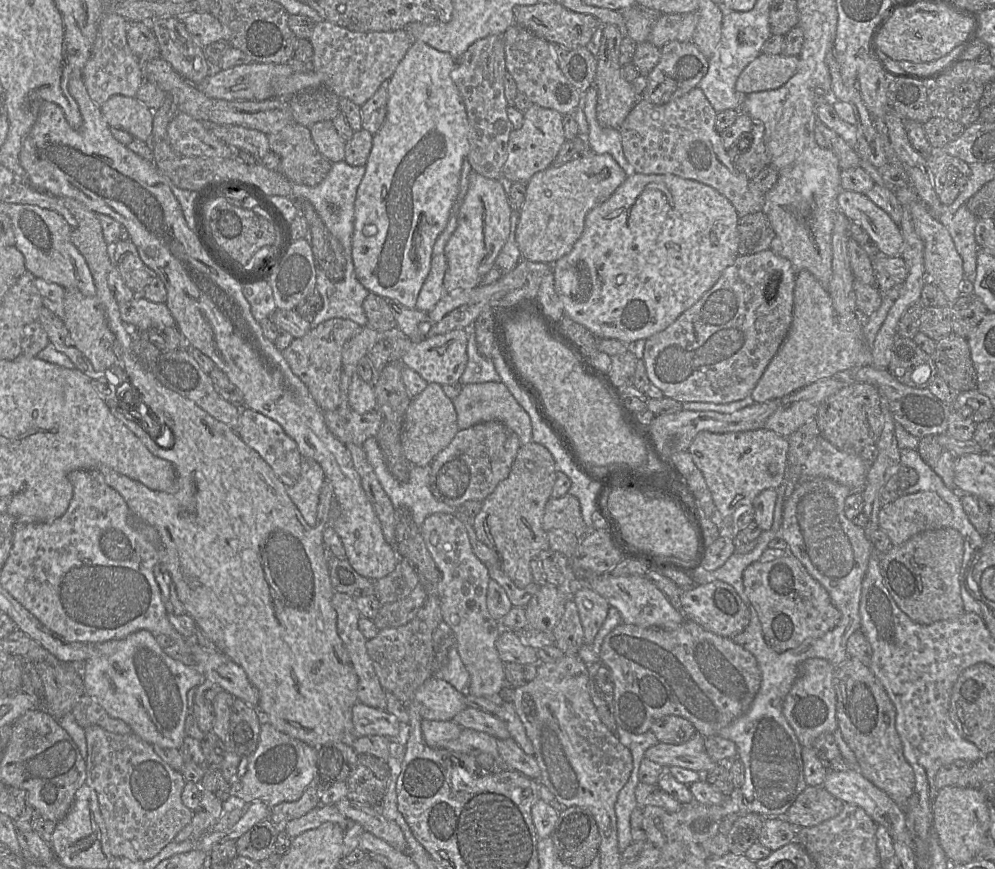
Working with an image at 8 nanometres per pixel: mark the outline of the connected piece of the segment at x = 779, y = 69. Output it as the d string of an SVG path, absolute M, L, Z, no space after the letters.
M761 53L741 72L735 88L744 95L777 89L796 73L798 65L799 56Z

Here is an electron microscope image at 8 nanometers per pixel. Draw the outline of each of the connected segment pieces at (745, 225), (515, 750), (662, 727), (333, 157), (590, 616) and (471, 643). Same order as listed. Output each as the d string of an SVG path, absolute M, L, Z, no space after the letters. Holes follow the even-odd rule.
M763 211L739 217L738 255L751 255L770 248L775 232Z
M512 738L498 739L498 753L499 765L539 780L540 768L534 755L526 754Z
M667 715L655 720L650 731L659 742L673 745L683 744L696 734L696 729L690 721L676 715Z
M321 121L310 127L311 137L320 153L332 164L345 160L346 142L331 121Z
M583 586L575 591L572 599L579 612L584 643L591 644L607 617L610 605L605 598L589 586Z
M435 513L428 516L420 527L420 533L441 574L437 597L442 620L453 634L460 658L470 675L467 693L478 697L497 698L506 685L505 663L495 647L502 626L500 621L491 616L486 605L488 583L491 579L488 568L473 553L467 530L454 514ZM431 533L438 534L437 545L431 543Z

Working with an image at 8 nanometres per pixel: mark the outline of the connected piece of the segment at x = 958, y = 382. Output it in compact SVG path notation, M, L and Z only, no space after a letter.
M950 333L936 341L931 358L938 376L956 392L977 388L977 373L970 356L967 338Z

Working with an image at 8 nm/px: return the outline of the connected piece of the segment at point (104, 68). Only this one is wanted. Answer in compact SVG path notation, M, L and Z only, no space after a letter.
M106 12L100 22L90 57L82 69L87 93L98 107L113 95L135 97L139 87L145 82L141 63L127 42L129 24L125 18L113 12Z

